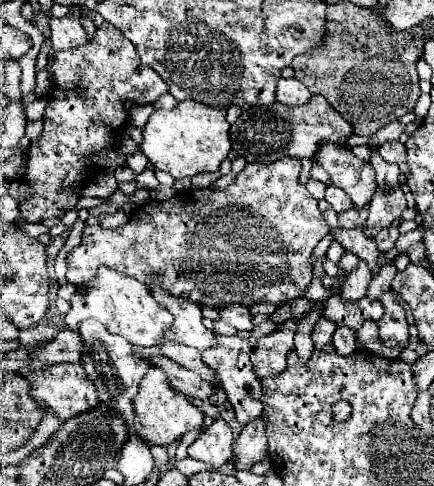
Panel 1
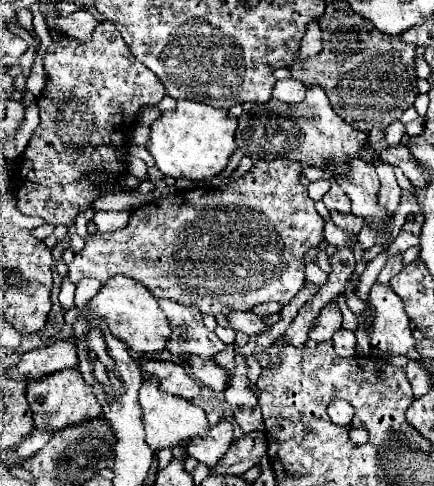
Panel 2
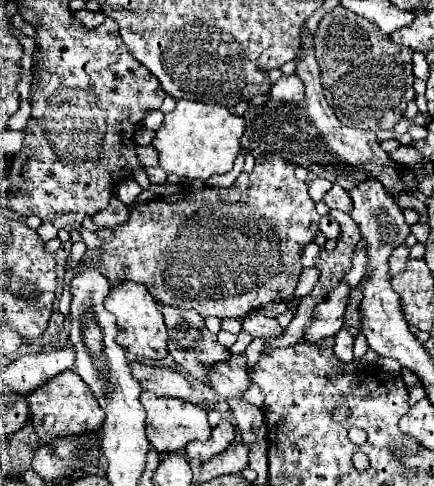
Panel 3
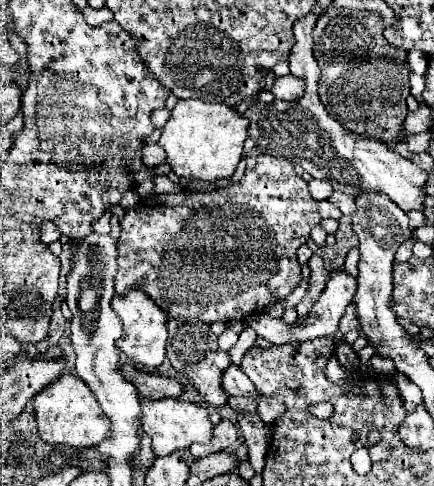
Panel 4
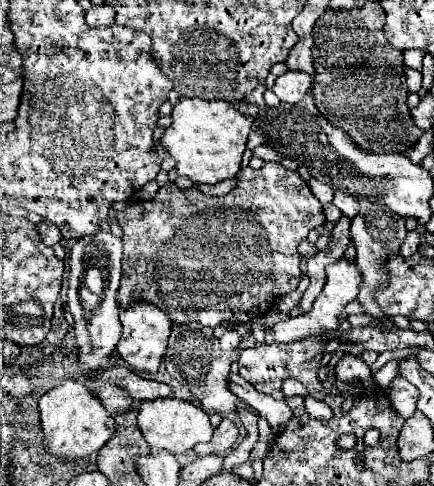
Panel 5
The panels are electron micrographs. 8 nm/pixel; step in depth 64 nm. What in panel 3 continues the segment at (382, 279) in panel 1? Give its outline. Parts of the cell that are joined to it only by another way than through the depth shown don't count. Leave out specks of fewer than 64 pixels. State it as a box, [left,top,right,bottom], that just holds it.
[388,246,408,276]

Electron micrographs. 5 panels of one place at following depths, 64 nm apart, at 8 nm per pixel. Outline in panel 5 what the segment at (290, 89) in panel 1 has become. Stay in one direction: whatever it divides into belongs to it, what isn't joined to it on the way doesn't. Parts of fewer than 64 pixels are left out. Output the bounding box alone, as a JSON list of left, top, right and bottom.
[272,70,312,102]

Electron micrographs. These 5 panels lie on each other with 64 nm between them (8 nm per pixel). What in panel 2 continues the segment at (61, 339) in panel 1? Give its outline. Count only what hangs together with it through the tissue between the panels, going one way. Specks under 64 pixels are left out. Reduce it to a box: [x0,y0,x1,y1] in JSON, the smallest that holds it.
[8,338,78,380]

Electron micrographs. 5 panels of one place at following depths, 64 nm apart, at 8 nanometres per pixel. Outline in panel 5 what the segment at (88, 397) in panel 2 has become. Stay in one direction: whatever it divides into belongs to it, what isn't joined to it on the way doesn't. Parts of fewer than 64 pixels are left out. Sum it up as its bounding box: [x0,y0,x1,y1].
[38,378,116,460]

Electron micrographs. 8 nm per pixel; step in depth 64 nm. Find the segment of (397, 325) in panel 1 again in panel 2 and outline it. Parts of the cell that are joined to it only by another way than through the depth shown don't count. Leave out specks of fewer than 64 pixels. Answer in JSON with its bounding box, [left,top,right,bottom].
[370,286,418,360]

